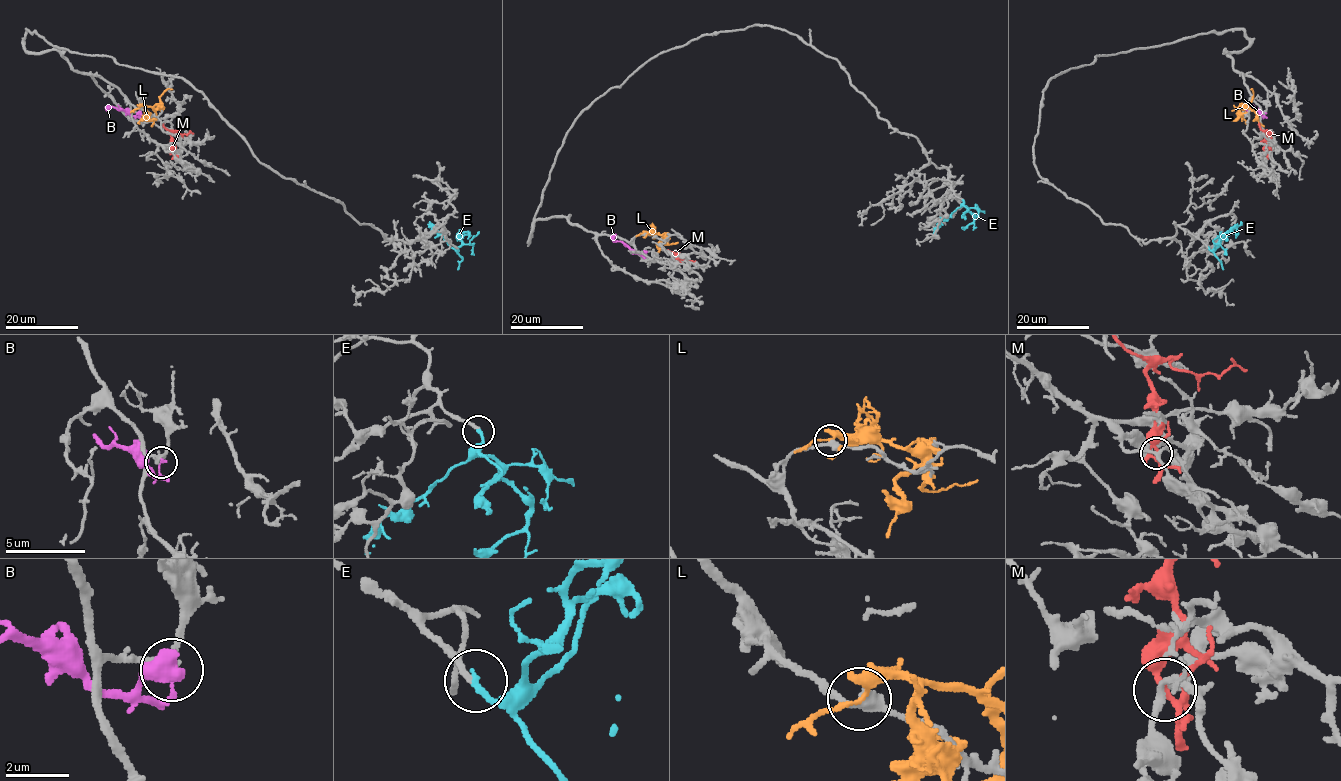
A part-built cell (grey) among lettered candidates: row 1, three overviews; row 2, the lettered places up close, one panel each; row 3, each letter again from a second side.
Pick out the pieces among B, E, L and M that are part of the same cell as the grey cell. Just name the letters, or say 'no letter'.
E

